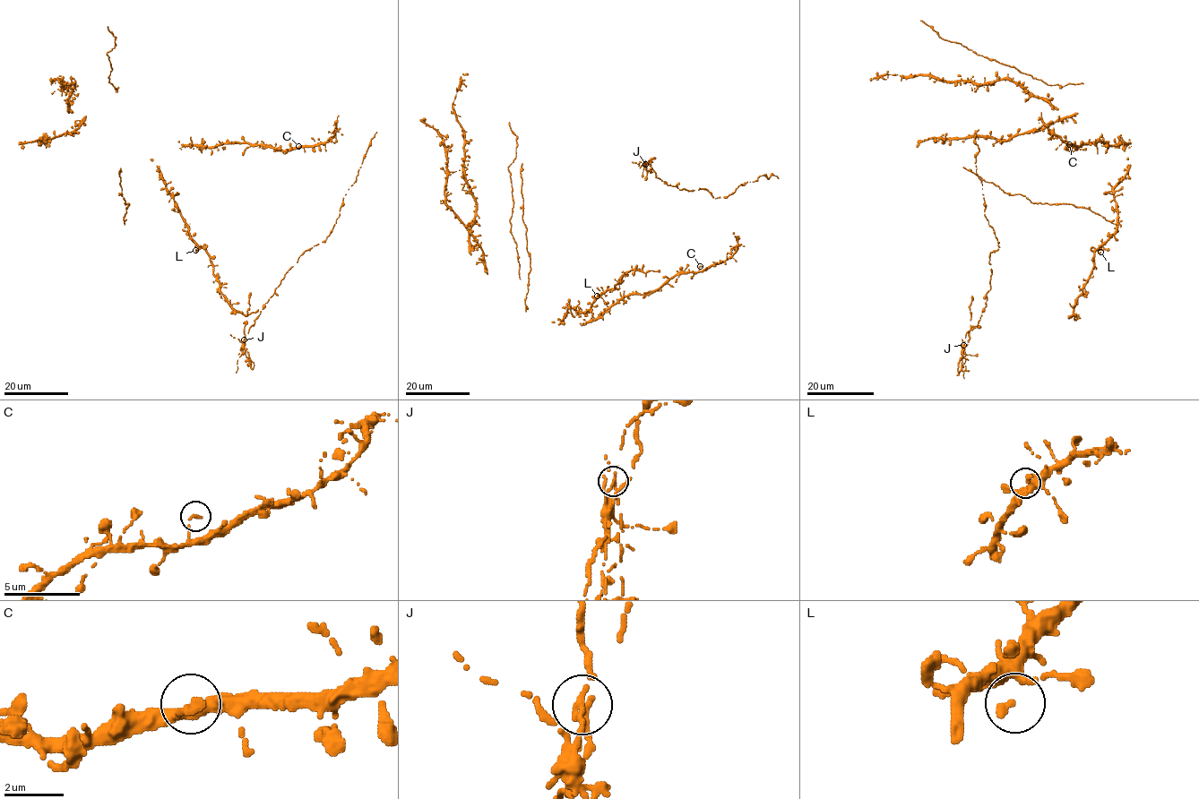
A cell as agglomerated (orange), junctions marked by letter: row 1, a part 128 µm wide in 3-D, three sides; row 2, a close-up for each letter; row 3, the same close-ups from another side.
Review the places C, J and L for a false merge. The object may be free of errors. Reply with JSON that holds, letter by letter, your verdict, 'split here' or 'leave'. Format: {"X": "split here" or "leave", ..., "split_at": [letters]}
{"C": "leave", "J": "split here", "L": "leave", "split_at": ["J"]}

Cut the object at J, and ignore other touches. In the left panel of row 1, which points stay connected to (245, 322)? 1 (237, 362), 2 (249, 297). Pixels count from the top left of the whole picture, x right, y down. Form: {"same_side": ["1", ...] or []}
{"same_side": ["2"]}

